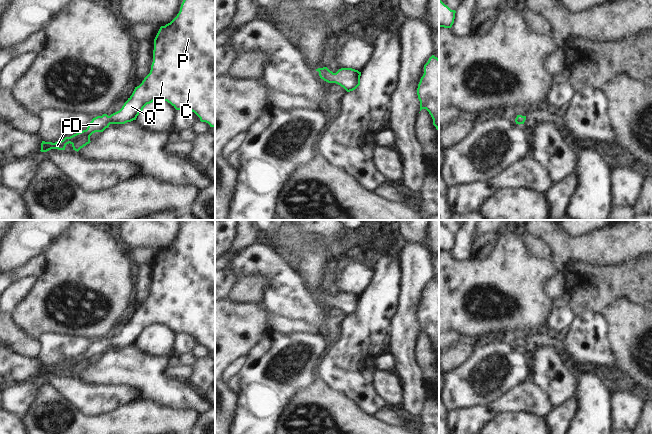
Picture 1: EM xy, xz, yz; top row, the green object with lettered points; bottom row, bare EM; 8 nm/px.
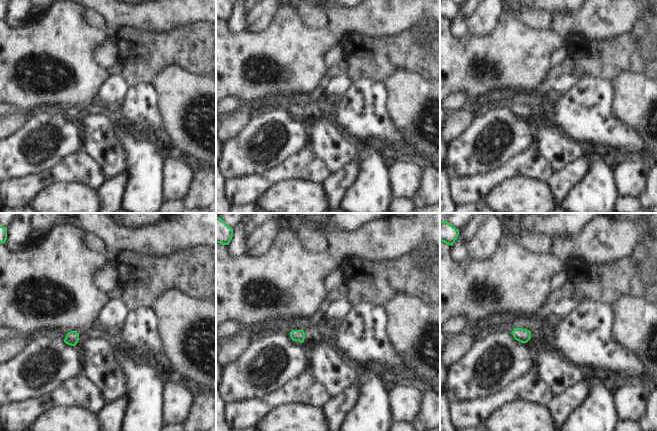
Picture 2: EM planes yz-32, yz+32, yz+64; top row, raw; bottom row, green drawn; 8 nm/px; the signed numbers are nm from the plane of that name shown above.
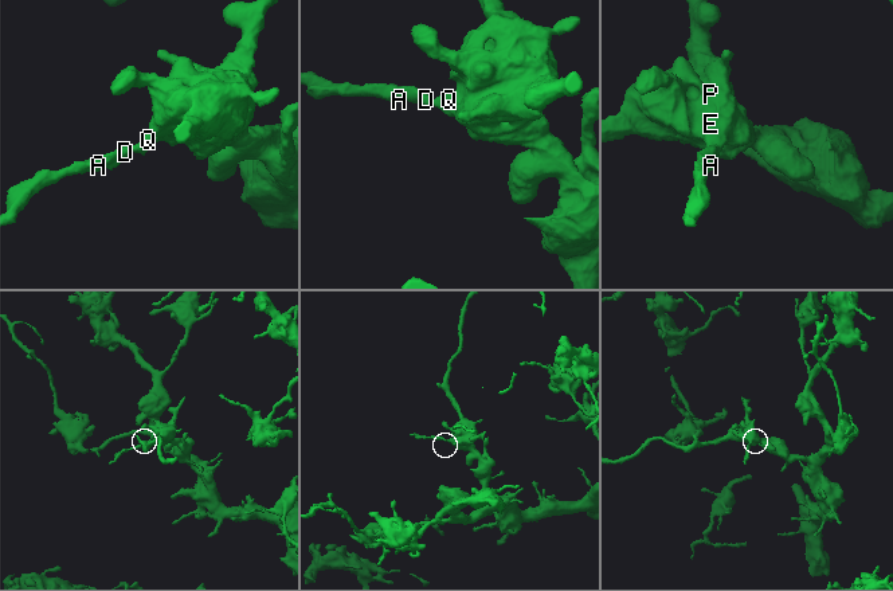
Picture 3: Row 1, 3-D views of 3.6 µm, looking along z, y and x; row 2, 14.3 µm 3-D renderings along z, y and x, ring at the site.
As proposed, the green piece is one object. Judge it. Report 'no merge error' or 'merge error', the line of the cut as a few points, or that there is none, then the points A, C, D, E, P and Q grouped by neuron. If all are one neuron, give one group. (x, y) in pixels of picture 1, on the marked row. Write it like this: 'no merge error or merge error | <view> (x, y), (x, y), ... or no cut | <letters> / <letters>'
no merge error | no cut | A C D E P Q

